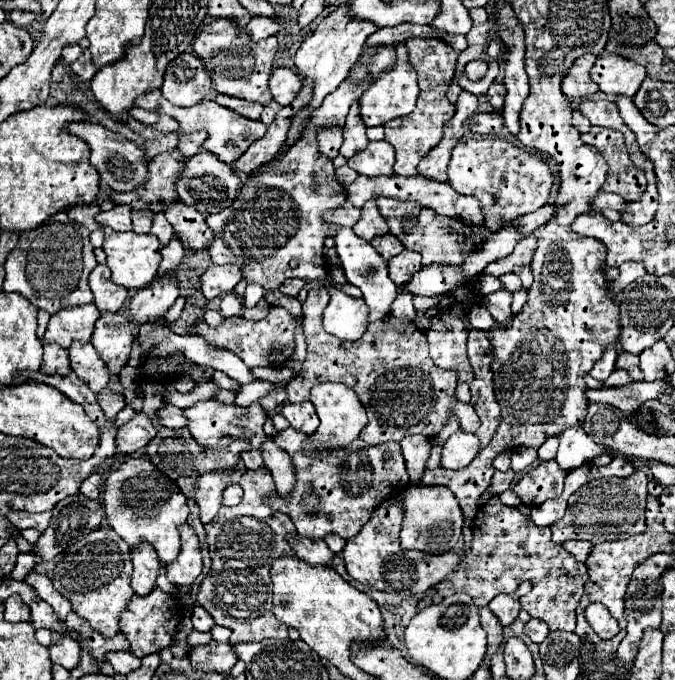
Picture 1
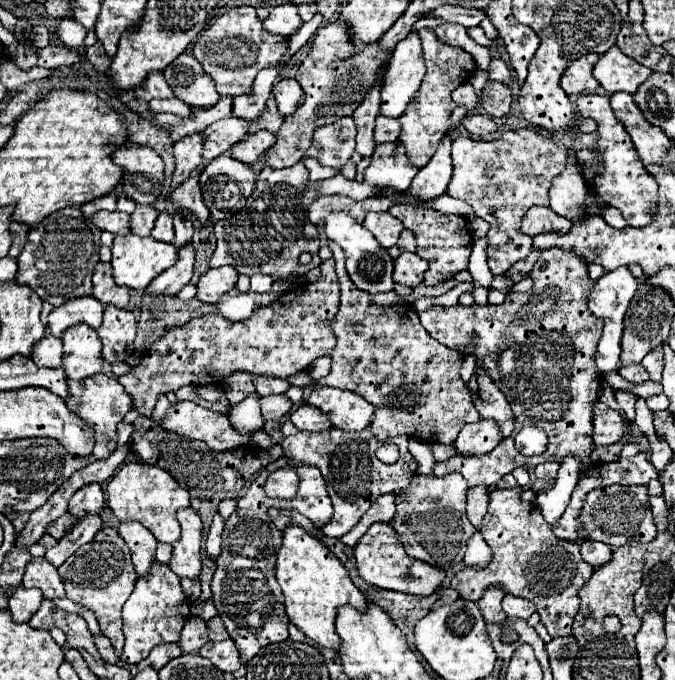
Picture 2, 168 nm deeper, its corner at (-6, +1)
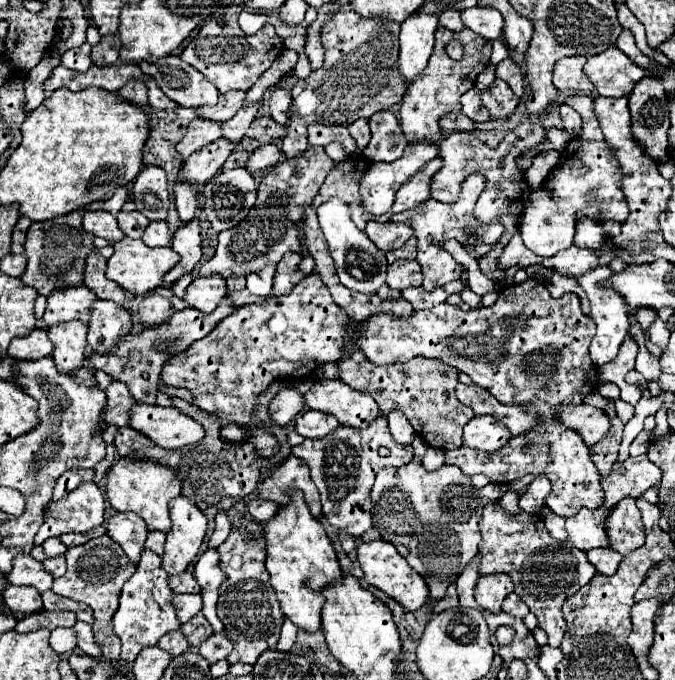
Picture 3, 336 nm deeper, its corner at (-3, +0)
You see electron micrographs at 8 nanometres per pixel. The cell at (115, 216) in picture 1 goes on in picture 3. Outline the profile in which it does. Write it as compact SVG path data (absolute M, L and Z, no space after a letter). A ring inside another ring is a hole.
M85 212L83 214L83 228L93 234L93 236L101 236L109 242L119 242L123 240L123 232L117 226L117 220L113 214L107 212Z

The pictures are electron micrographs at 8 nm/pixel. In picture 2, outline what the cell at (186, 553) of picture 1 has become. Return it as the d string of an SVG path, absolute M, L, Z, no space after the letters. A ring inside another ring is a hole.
M190 507L178 511L178 521L182 525L182 537L174 545L170 569L178 577L196 579L202 571L202 521Z

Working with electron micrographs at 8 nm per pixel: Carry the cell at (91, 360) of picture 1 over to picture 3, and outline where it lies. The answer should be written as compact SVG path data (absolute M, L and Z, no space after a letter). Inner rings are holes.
M57 322L47 328L47 336L53 342L53 360L59 372L73 372L85 364L85 322Z

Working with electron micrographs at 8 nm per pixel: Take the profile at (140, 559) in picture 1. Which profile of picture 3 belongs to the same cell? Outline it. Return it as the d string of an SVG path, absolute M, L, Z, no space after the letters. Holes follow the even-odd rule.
M119 512L107 520L105 528L107 528L107 536L113 538L123 548L129 560L139 562L147 538L145 520L141 516L135 516L133 512Z

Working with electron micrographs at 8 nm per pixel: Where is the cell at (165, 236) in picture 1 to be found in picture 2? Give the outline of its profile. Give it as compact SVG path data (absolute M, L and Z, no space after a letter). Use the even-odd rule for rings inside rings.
M160 213L158 215L156 225L152 229L152 237L156 241L166 241L166 243L174 241L174 227L172 227L172 215L170 213Z

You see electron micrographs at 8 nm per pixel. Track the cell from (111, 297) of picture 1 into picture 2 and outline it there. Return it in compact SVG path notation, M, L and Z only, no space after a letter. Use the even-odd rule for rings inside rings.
M100 263L94 271L94 291L92 295L104 303L104 305L116 305L116 307L126 307L130 301L130 289L120 287L114 283L112 277L112 267L108 263Z

